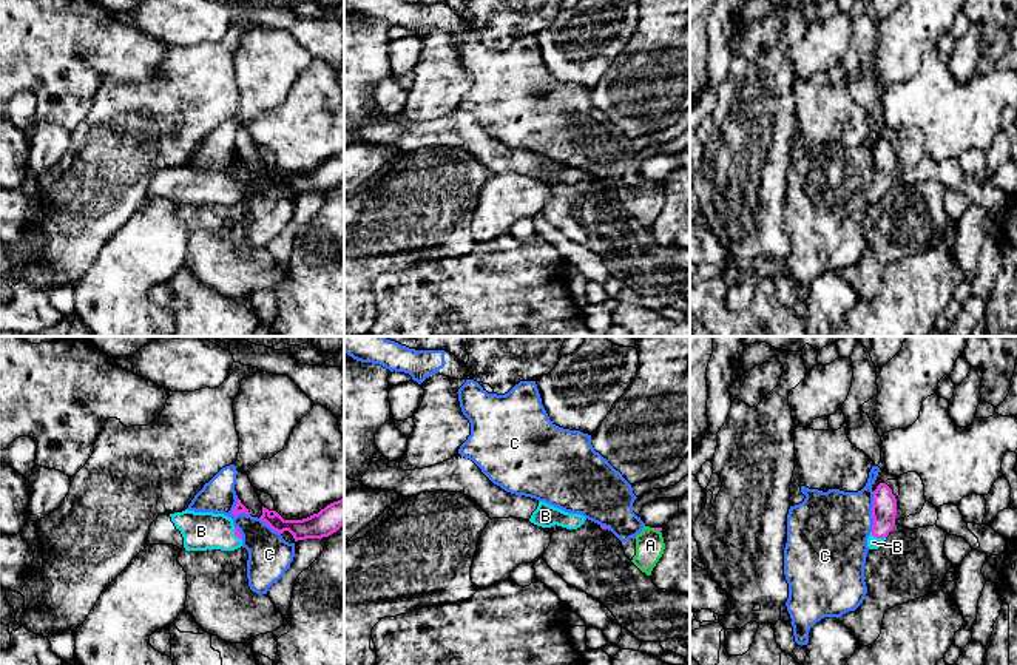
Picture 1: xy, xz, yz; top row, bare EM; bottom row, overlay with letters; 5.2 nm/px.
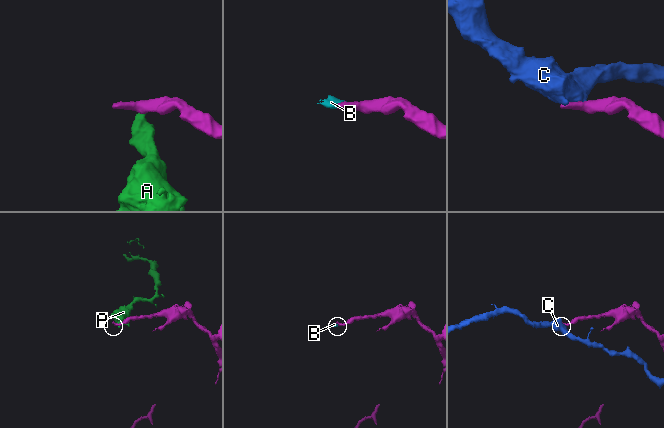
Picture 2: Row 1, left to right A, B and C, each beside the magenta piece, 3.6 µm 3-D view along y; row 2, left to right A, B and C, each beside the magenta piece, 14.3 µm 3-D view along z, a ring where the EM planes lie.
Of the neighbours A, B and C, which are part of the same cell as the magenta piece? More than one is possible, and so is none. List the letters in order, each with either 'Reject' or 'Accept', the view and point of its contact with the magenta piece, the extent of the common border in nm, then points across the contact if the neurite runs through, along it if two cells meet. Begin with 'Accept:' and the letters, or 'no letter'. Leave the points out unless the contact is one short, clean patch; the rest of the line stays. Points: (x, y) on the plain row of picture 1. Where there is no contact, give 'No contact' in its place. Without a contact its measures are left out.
Accept: B
A: Reject. Touches magenta at xz (656, 182). Shared border 40 nm. Boundary: xz (653, 182), (659, 185)
B: Accept. Touches magenta at yz (878, 192). Shared border 80 nm. Path across: yz (885, 158), (883, 179), (878, 192), (872, 196)
C: Reject. Touches magenta at yz (872, 165). Shared border 220 nm

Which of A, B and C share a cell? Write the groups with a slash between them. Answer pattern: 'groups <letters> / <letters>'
groups A C / B

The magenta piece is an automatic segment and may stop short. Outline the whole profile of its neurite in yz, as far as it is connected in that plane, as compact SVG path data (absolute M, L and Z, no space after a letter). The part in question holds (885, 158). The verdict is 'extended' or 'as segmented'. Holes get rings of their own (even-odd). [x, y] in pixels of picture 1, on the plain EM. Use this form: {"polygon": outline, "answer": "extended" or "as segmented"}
{"polygon": "M880 137L873 147L873 181L867 193L869 204L878 204L895 181L897 153L886 137Z", "answer": "extended"}

